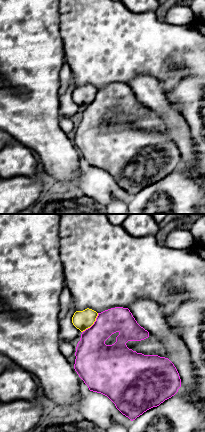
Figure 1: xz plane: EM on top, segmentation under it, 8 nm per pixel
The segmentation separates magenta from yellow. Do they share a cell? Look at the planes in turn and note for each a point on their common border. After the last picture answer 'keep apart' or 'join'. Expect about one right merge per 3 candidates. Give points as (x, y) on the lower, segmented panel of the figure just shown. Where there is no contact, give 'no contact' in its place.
(93, 324)

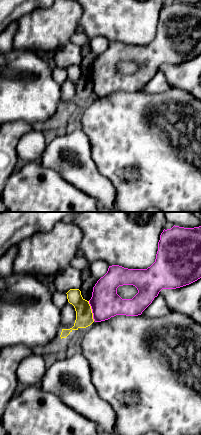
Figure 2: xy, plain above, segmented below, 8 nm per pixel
(92, 311)

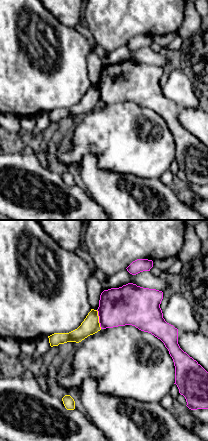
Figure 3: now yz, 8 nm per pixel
(99, 319)

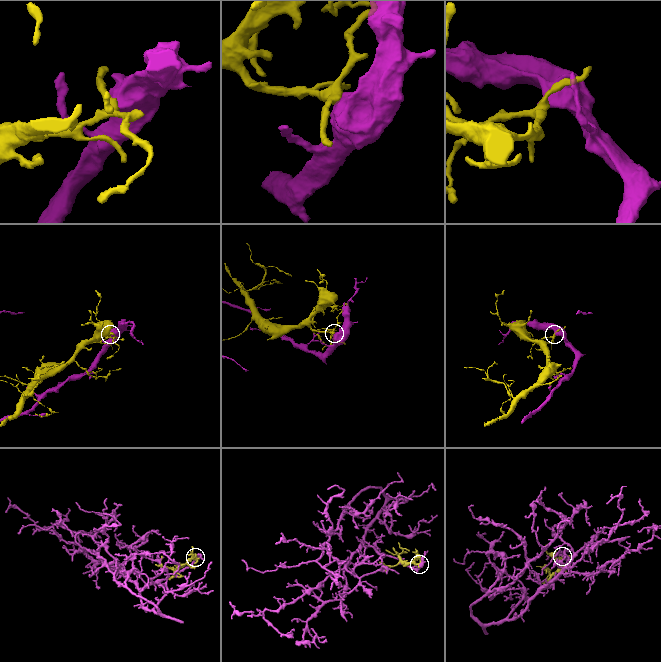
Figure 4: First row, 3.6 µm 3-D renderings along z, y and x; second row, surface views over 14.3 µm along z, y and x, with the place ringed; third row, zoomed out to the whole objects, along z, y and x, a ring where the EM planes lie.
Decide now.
keep apart

